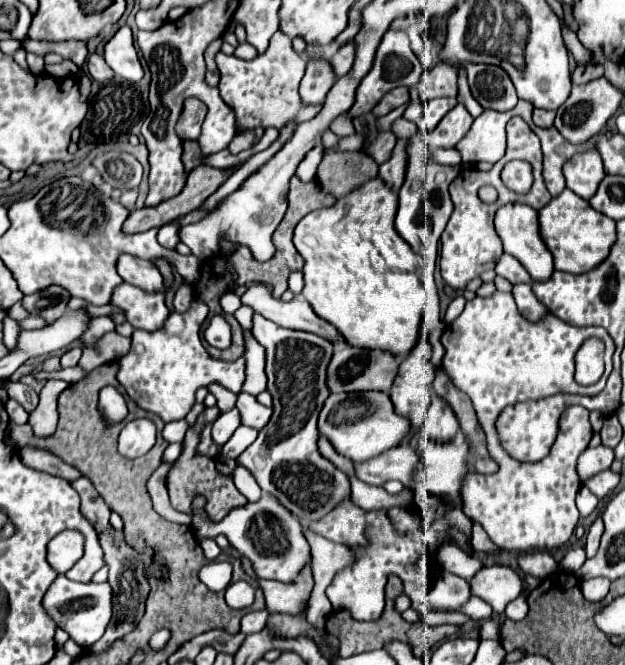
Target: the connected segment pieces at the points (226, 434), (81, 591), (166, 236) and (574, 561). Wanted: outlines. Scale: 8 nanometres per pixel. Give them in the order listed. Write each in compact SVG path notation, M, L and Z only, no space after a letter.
M237 408L229 410L227 414L221 414L212 427L211 435L213 442L215 442L217 446L223 446L223 442L227 442L227 440L231 438L231 434L237 430L237 426L239 426Z
M59 576L43 596L43 608L47 616L57 624L57 628L65 630L71 640L79 646L91 646L105 632L105 626L111 620L111 588L107 582L103 584L77 584Z
M165 224L165 226L161 226L161 228L159 228L159 234L157 234L159 244L161 244L163 248L169 248L169 250L175 248L175 244L179 242L177 232L179 232L179 226L177 226L177 224Z
M571 548L571 550L565 554L565 558L561 560L561 566L567 568L567 570L577 572L577 570L583 566L583 562L585 562L585 550L581 550L581 548Z

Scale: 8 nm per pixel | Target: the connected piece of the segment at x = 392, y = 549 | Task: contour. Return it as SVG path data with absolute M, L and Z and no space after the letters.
M375 510L375 512L371 512L371 514L373 514L373 518L371 518L371 522L369 522L369 532L367 532L367 536L369 536L369 540L371 540L369 546L357 548L357 550L355 550L355 556L357 556L355 564L343 568L343 570L333 578L333 582L327 586L327 598L329 598L329 602L333 604L333 610L347 610L353 620L377 620L377 618L383 614L383 608L385 608L385 584L387 584L387 578L397 575L403 580L404 594L407 594L407 596L411 598L411 608L419 610L423 616L431 614L433 610L426 605L425 594L427 593L427 588L431 586L431 567L438 561L436 546L435 548L431 548L431 546L427 546L427 544L423 542L421 536L423 536L423 532L425 531L407 534L407 536L395 532L395 530L389 526L389 520L387 520L387 516L385 516L383 510Z

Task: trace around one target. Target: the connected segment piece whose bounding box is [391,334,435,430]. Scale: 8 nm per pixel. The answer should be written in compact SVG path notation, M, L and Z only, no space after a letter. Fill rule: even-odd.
M423 334L419 344L403 358L391 390L391 400L397 408L397 414L413 420L417 430L423 428L427 416L429 386L433 382L433 374L431 344Z

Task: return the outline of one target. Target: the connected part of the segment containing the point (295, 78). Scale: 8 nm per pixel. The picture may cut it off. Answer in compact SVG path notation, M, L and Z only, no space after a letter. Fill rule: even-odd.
M277 30L273 34L273 38L269 42L269 48L263 54L259 54L257 58L249 60L249 62L241 60L237 56L227 56L223 52L217 54L215 62L217 62L217 68L219 68L219 76L221 76L221 80L219 80L219 94L225 100L225 104L235 110L237 124L239 124L237 130L249 130L249 128L255 128L255 126L263 126L263 128L275 126L275 128L281 128L287 122L293 122L297 126L301 122L309 120L309 118L314 118L321 110L321 106L305 106L301 102L297 88L299 88L299 82L303 78L307 62L303 60L301 54L297 54L293 50L289 34L285 34L281 30Z

